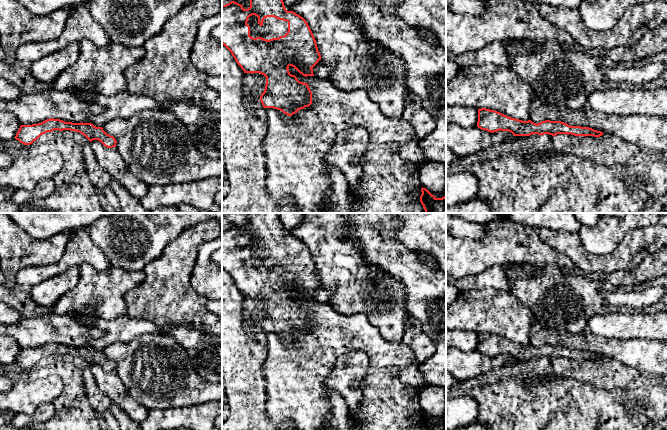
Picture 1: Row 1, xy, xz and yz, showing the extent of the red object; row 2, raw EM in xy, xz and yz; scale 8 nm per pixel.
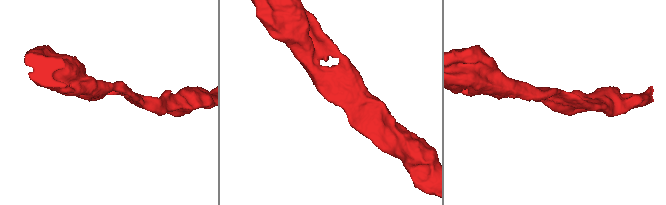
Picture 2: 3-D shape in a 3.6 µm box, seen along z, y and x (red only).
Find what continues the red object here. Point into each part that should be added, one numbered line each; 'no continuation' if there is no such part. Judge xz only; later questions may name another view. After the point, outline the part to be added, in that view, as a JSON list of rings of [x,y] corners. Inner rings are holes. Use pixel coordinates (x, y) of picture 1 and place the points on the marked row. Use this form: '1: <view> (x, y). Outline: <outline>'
1: xz (275, 27). Outline: [[[274,17],[265,18],[262,26],[256,20],[249,20],[247,24],[250,26],[250,36],[253,38],[264,37],[267,33],[272,38],[278,38],[288,31],[288,22]]]

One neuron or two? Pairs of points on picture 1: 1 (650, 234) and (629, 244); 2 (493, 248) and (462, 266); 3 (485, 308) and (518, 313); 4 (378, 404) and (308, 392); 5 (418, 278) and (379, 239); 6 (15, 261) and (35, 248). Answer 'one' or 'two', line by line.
1: one
2: one
3: one
4: one
5: one
6: one

